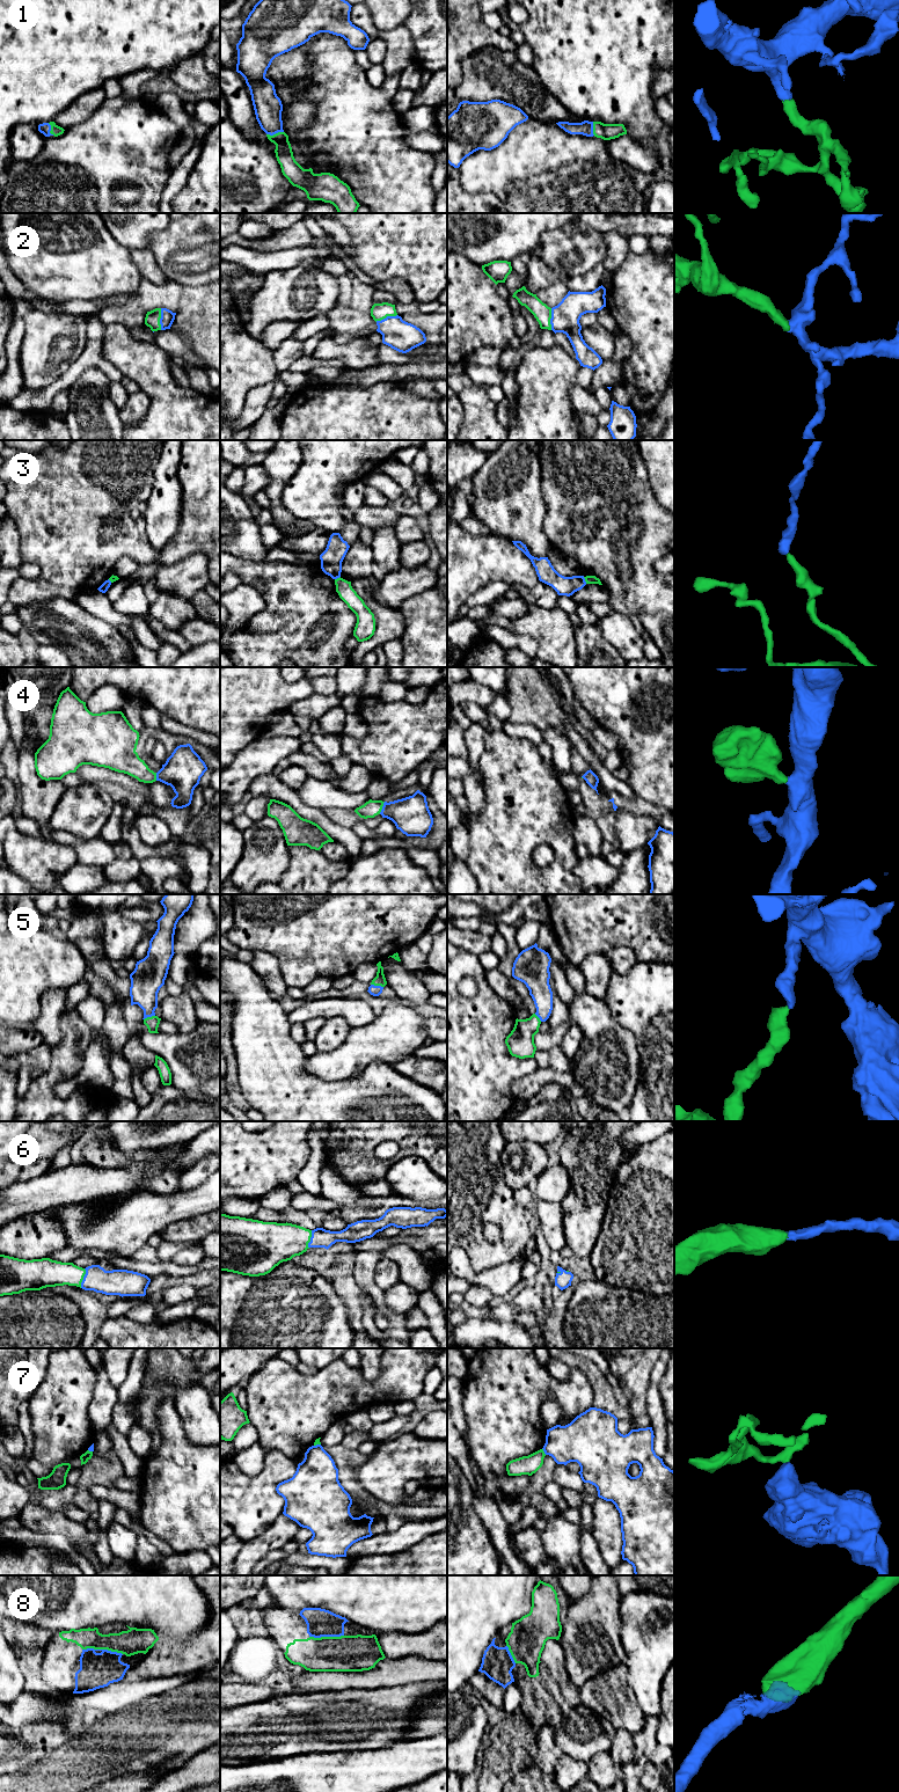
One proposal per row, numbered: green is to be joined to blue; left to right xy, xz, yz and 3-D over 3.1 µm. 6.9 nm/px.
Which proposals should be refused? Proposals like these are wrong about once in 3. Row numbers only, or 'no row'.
3, 7

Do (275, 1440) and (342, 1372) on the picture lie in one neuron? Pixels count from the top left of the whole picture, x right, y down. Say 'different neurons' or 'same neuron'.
same neuron

